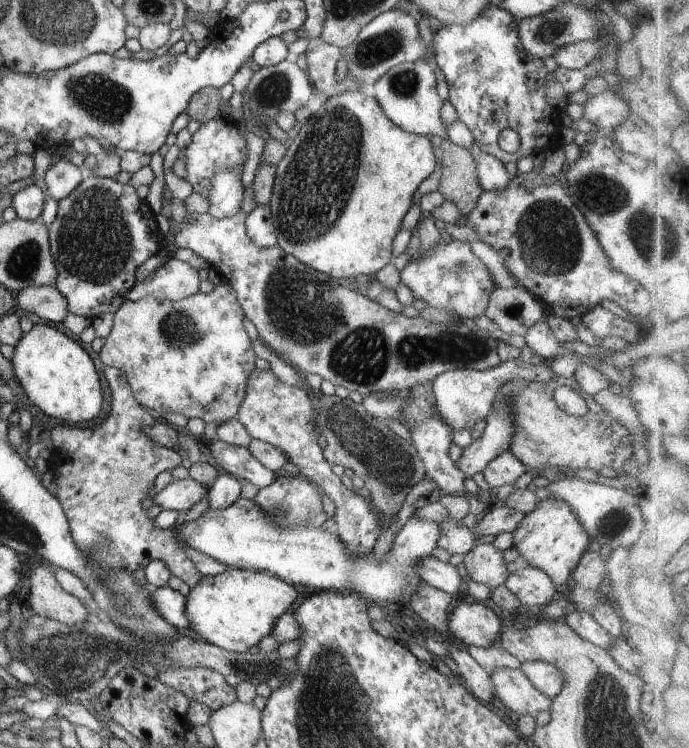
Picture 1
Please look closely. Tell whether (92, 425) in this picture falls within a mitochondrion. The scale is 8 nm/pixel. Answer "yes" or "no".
no

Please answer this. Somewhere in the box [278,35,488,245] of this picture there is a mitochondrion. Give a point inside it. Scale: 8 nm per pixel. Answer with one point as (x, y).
(404, 85)

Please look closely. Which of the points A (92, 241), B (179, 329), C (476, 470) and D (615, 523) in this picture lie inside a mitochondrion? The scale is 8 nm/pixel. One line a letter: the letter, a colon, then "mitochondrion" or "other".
A: mitochondrion
B: mitochondrion
C: other
D: mitochondrion

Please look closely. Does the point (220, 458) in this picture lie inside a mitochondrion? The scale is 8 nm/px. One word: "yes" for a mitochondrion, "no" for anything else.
no

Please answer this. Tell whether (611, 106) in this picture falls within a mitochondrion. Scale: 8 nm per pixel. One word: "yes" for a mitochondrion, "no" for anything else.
no

